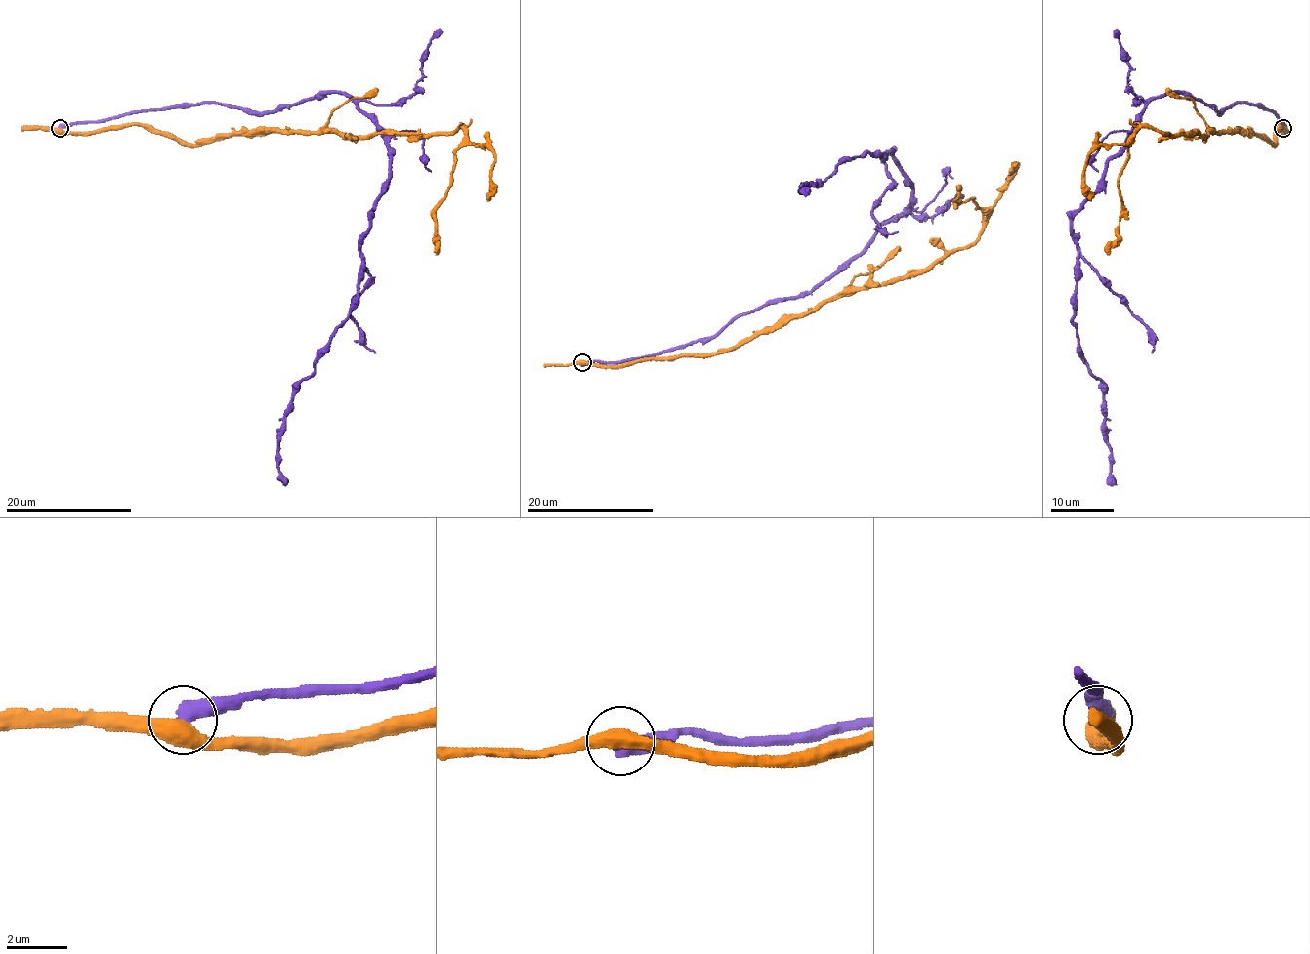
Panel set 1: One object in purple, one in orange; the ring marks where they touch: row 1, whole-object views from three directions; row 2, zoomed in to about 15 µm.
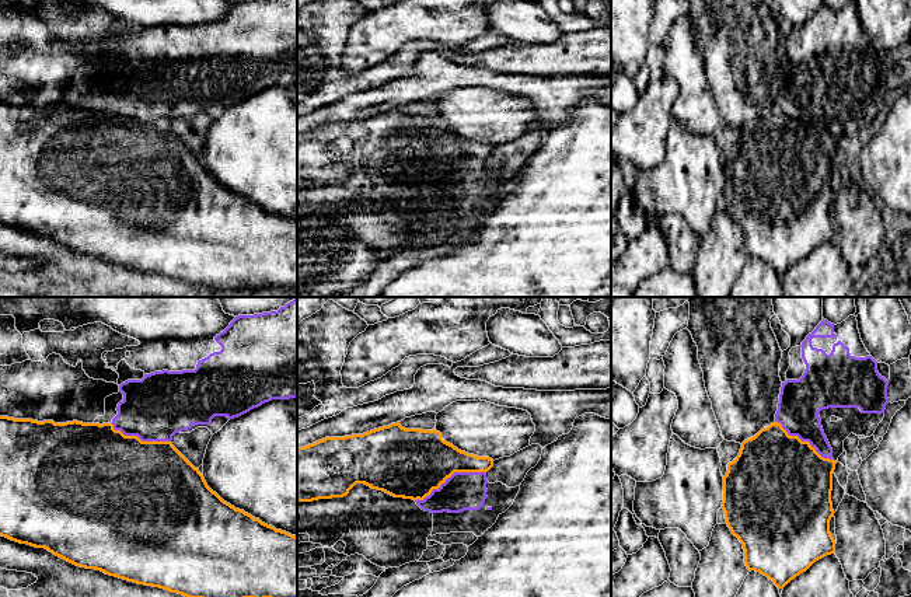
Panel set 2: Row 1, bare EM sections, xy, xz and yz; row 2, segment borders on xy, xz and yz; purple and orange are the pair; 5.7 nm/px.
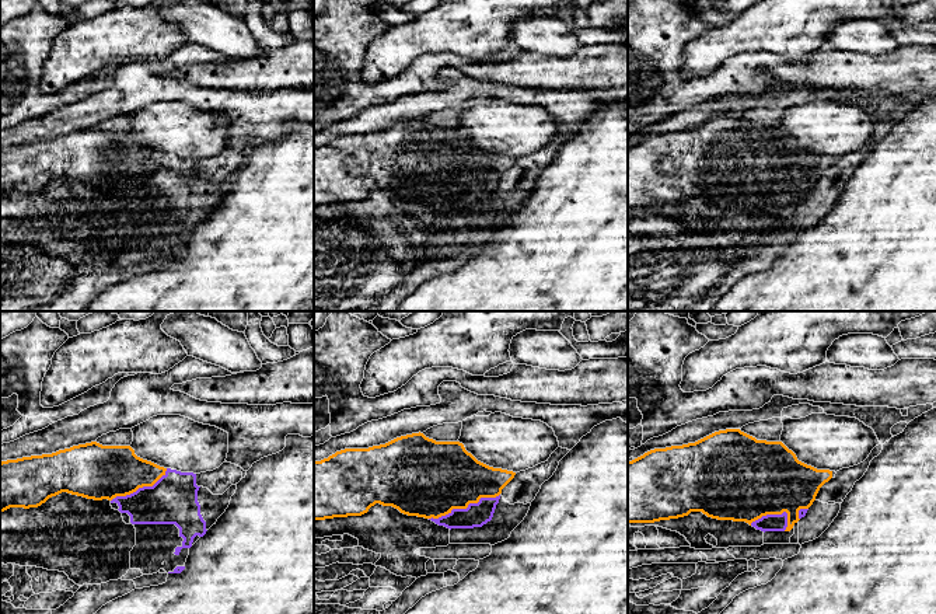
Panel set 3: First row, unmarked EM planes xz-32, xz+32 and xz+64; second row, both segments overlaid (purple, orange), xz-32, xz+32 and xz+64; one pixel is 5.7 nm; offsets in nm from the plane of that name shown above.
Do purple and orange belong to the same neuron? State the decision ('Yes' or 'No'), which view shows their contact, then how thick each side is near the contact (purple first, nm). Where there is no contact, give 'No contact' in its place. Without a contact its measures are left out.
No. Touches purple in xz. Thickness 220 nm (purple) against 400 nm

